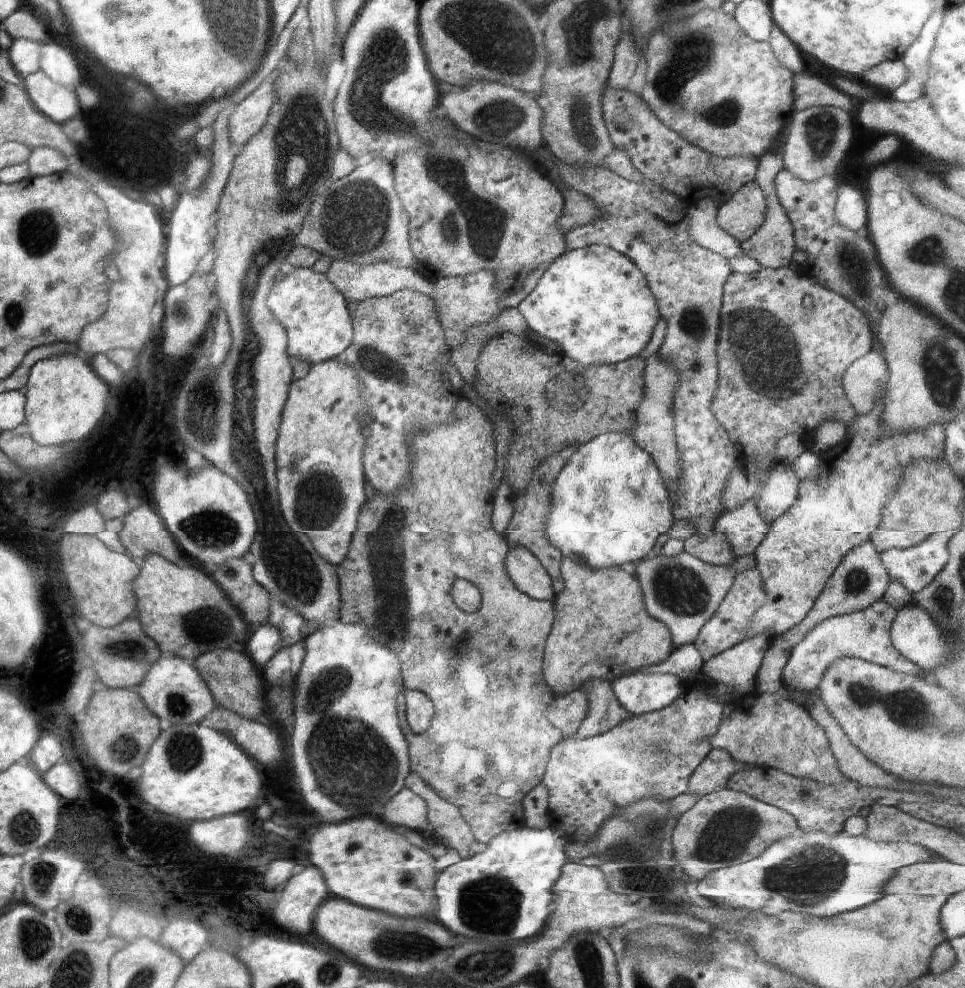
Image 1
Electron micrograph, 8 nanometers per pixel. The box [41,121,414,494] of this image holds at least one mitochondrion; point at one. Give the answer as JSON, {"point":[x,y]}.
{"point":[354,220]}

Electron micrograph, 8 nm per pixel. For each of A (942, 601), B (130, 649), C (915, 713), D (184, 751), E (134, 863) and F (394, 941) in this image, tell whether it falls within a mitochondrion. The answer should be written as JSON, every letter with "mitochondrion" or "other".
{"A":"mitochondrion","B":"mitochondrion","C":"mitochondrion","D":"mitochondrion","E":"other","F":"mitochondrion"}

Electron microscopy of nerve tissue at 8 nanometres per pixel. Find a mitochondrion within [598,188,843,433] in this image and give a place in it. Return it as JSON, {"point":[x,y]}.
{"point":[760,342]}

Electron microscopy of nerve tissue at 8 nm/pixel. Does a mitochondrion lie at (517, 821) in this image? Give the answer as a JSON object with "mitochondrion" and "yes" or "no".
{"mitochondrion":"no"}

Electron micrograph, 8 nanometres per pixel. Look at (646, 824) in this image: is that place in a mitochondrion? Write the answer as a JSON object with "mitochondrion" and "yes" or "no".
{"mitochondrion":"yes"}

